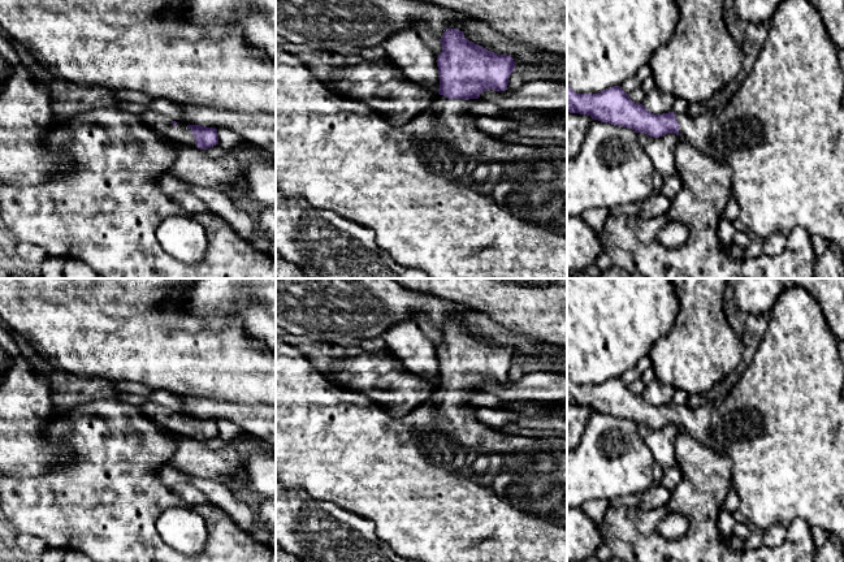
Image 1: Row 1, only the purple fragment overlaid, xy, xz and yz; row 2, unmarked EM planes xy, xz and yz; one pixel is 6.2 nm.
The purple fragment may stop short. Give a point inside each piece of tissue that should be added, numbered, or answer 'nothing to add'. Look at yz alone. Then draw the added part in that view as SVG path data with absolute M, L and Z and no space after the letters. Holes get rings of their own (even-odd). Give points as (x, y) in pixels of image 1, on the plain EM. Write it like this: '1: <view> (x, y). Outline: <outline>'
1: yz (782, 424). Outline: M802 288L785 289L772 307L767 328L761 338L757 353L749 362L739 381L727 394L714 402L705 402L697 408L689 406L676 406L679 414L679 429L691 435L704 446L726 454L732 462L732 487L739 496L739 510L748 522L754 523L762 531L782 526L788 528L796 519L804 519L810 527L821 527L830 535L836 535L841 540L844 553L844 364L837 354L837 340L830 332L821 306Z

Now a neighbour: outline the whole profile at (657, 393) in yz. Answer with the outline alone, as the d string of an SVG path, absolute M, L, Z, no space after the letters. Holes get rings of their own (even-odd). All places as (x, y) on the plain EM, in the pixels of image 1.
M657 377L645 386L642 397L654 406L672 403L675 389Z

